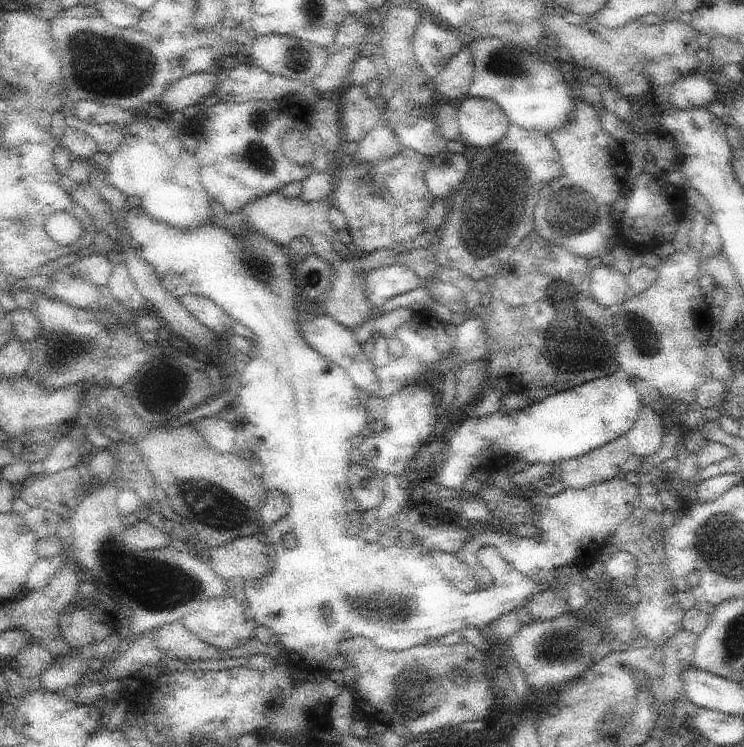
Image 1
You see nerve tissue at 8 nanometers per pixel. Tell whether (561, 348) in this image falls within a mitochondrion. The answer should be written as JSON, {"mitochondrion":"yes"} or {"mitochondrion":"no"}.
{"mitochondrion":"yes"}

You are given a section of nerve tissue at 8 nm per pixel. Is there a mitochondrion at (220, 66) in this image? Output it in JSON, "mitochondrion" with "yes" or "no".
{"mitochondrion":"no"}

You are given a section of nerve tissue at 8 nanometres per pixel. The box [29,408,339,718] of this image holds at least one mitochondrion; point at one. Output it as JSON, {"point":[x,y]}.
{"point":[164,584]}

